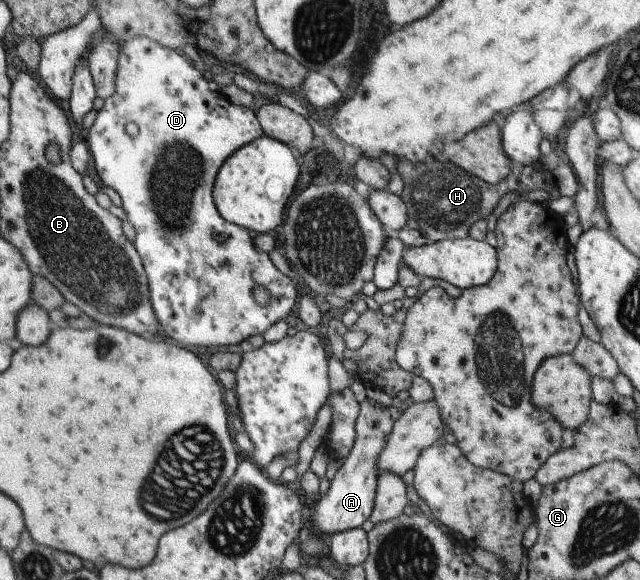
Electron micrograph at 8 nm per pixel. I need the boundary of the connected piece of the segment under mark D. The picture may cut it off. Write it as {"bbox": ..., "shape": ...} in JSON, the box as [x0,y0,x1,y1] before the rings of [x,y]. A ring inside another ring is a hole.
{"bbox":[87,36,298,346],"shape":[[[138,36],[138,38],[129,38],[121,43],[121,51],[118,63],[118,80],[116,80],[116,92],[110,98],[105,99],[104,106],[98,112],[98,116],[90,128],[87,141],[97,174],[104,186],[114,189],[121,197],[121,207],[127,213],[129,222],[133,225],[136,232],[135,245],[140,253],[143,262],[147,266],[148,282],[151,284],[152,306],[155,307],[156,315],[160,318],[160,326],[170,338],[180,342],[182,346],[230,346],[232,344],[241,344],[242,341],[264,334],[272,324],[285,320],[286,316],[296,308],[296,296],[298,288],[294,280],[285,276],[272,264],[267,252],[254,246],[254,238],[250,234],[251,230],[232,224],[220,214],[219,207],[214,202],[214,180],[219,176],[220,169],[224,163],[237,151],[243,149],[246,145],[258,140],[265,135],[263,126],[260,124],[259,115],[254,109],[237,105],[231,102],[229,97],[221,90],[218,90],[207,73],[200,72],[188,56],[180,50],[164,46],[158,41]],[[128,122],[136,122],[140,129],[137,137],[130,136],[126,130]],[[256,288],[264,288],[268,292],[268,303],[260,304],[256,300]]]}

